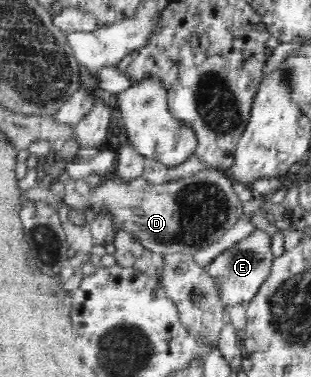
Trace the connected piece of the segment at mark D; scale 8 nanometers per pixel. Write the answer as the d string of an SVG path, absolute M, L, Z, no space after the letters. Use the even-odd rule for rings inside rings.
M206 168L194 176L184 176L159 185L153 185L143 176L133 179L123 179L118 174L111 174L102 178L98 185L90 185L85 180L67 180L63 186L65 194L58 205L69 210L86 211L92 208L95 214L106 213L110 215L115 231L121 230L132 237L134 242L154 254L184 253L193 255L210 246L218 237L221 237L243 215L242 202L238 199L232 188L232 179L215 169Z

